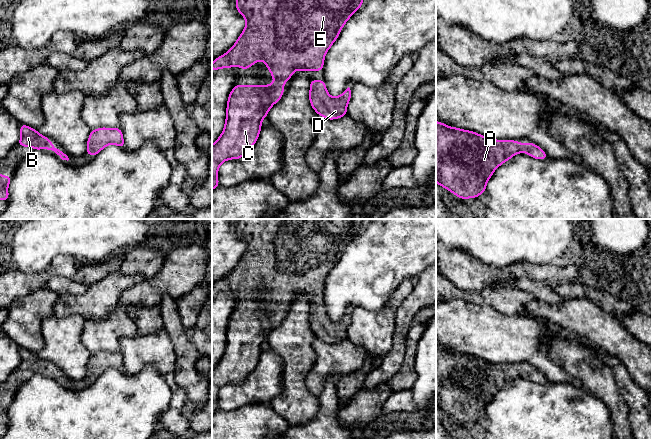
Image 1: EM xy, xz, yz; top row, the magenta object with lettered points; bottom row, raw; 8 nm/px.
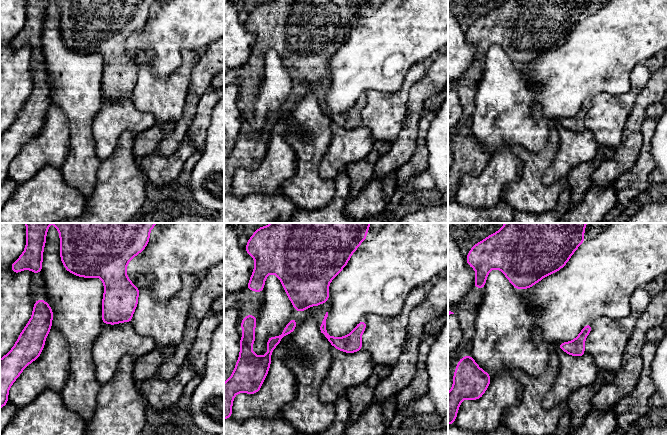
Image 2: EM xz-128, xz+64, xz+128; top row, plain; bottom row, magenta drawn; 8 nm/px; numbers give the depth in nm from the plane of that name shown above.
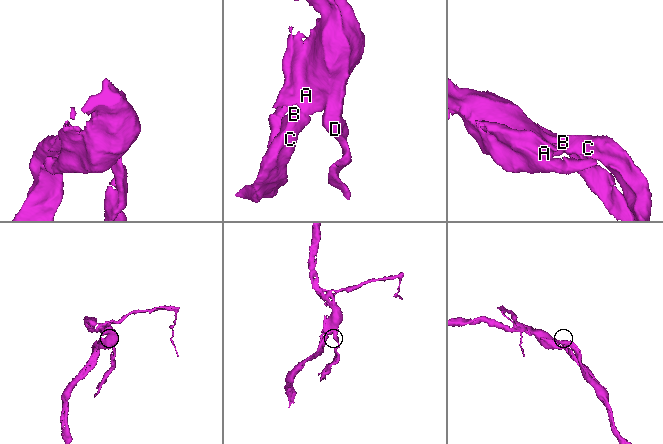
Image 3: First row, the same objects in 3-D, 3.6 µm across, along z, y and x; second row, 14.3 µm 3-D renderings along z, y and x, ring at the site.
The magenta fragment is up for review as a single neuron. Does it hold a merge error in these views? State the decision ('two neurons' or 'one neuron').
one neuron

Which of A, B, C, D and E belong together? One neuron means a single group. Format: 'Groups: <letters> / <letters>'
Groups: A B C D E

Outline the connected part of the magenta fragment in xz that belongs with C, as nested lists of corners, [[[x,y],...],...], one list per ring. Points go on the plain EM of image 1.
[[[238,219],[235,231],[246,243],[246,250],[231,273],[214,283],[212,293],[240,290],[242,294],[251,291],[261,283],[269,293],[275,307],[264,310],[235,309],[229,318],[224,354],[212,369],[212,415],[219,411],[218,392],[226,384],[241,383],[257,366],[261,345],[267,341],[270,332],[278,326],[286,307],[296,294],[319,296],[324,291],[324,281],[338,262],[349,242],[362,230],[364,219]]]

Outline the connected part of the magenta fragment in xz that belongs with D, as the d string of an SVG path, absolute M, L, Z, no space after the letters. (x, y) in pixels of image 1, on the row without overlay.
M310 305L309 324L312 332L328 344L339 343L347 339L347 328L351 324L351 314L348 311L340 320L331 321L326 313L325 305Z

